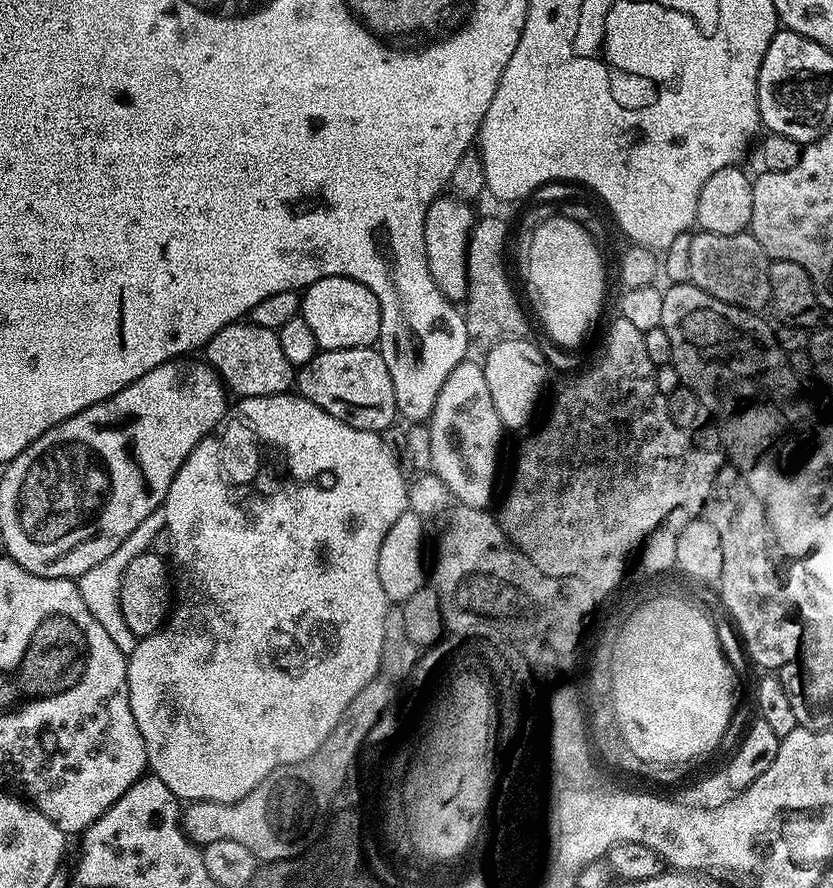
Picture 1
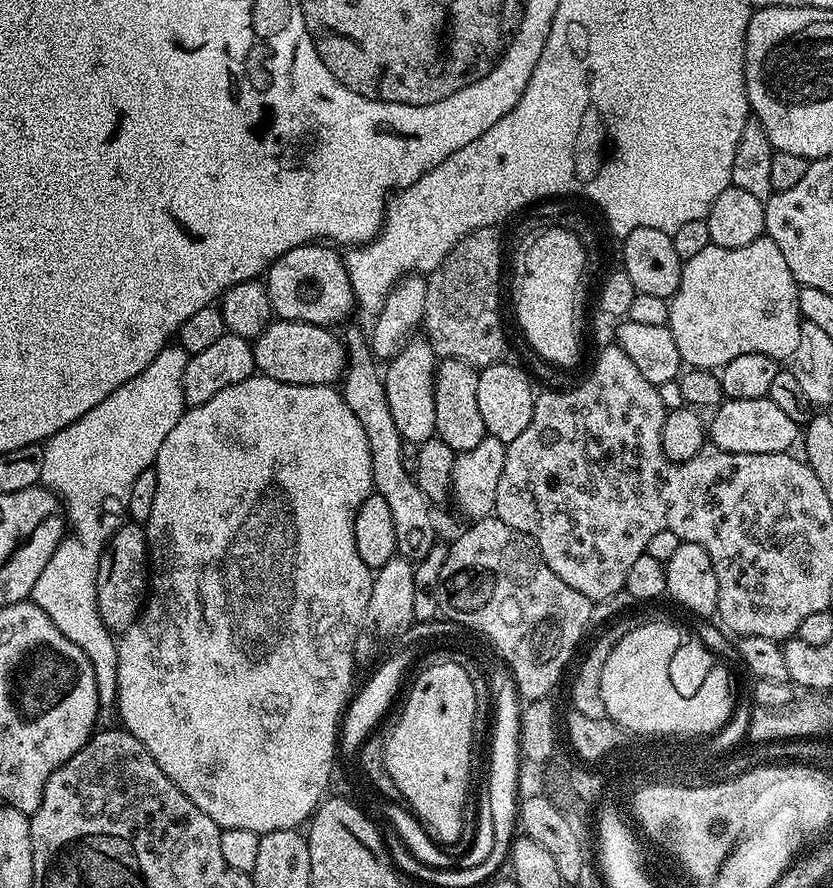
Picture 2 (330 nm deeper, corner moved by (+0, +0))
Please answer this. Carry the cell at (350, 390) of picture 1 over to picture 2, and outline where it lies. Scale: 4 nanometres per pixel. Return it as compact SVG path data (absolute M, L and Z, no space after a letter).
M273 319L252 344L256 372L274 378L274 382L335 385L344 375L346 349L343 339L332 332L335 331L323 324Z

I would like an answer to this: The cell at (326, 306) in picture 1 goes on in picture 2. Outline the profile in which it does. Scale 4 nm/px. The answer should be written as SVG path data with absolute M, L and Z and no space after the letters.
M324 242L303 244L286 250L268 267L266 283L273 313L281 320L336 326L352 312L358 303L352 288L350 274L344 265L344 256L335 247Z

